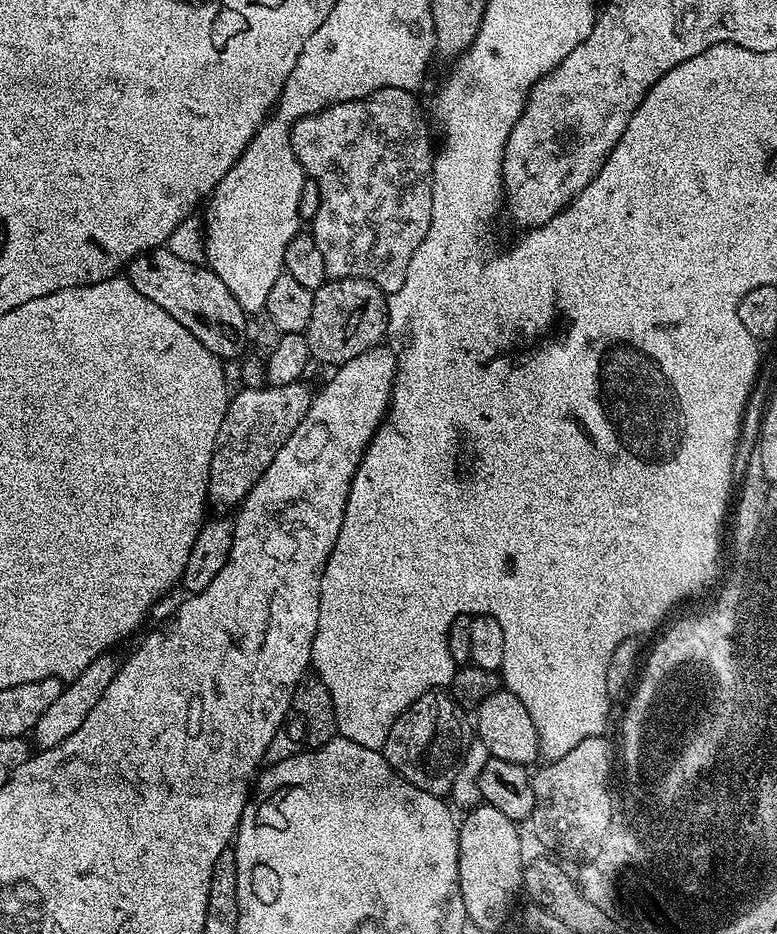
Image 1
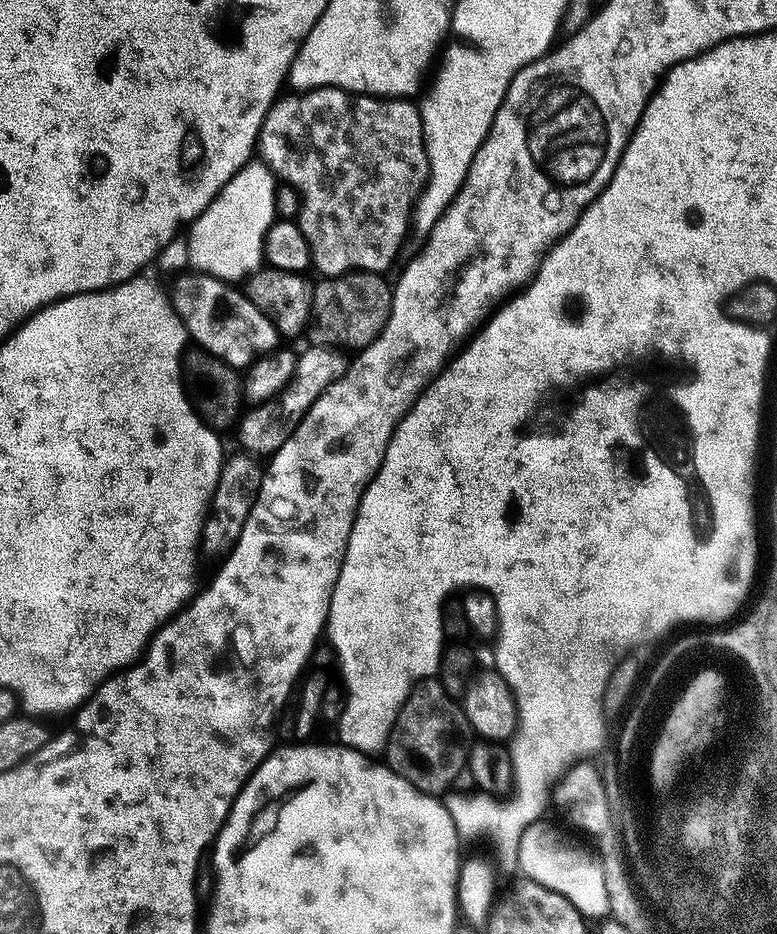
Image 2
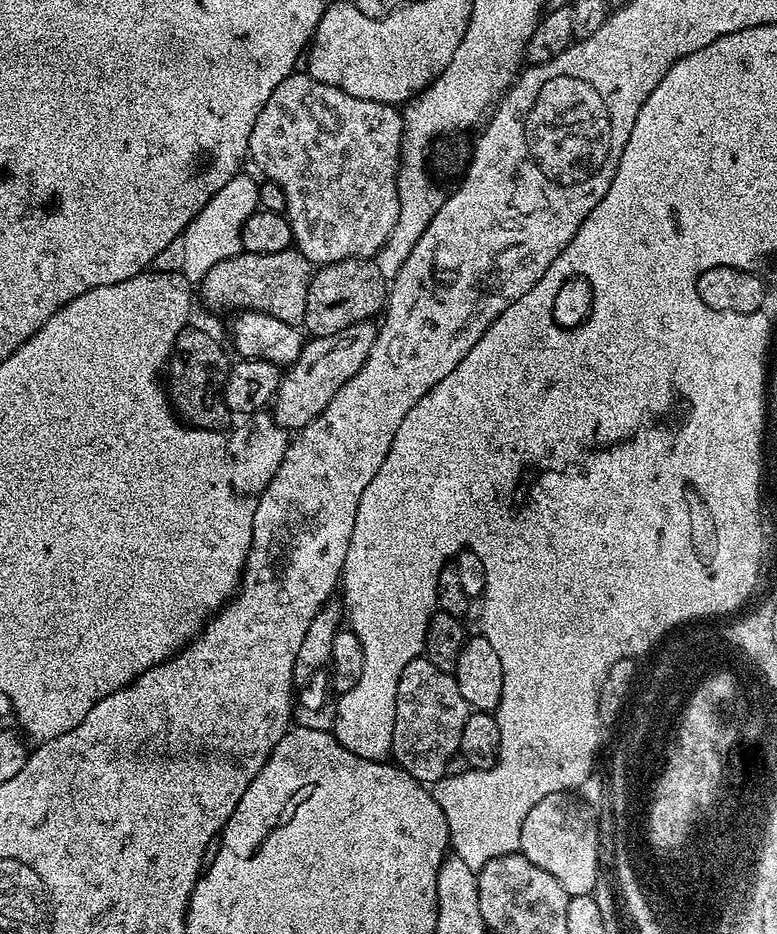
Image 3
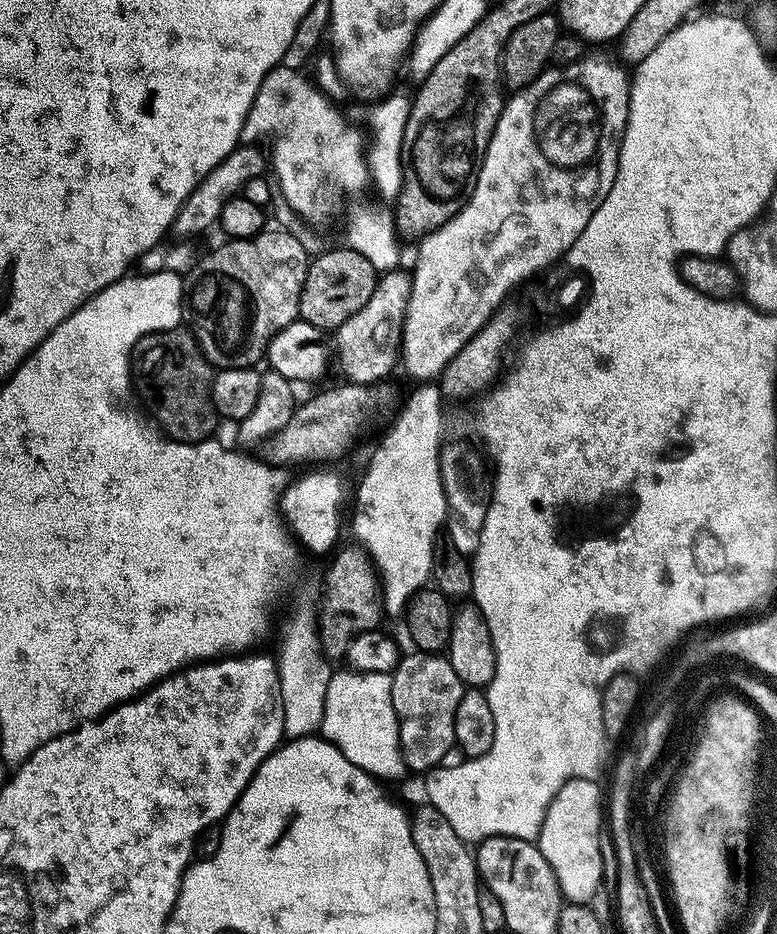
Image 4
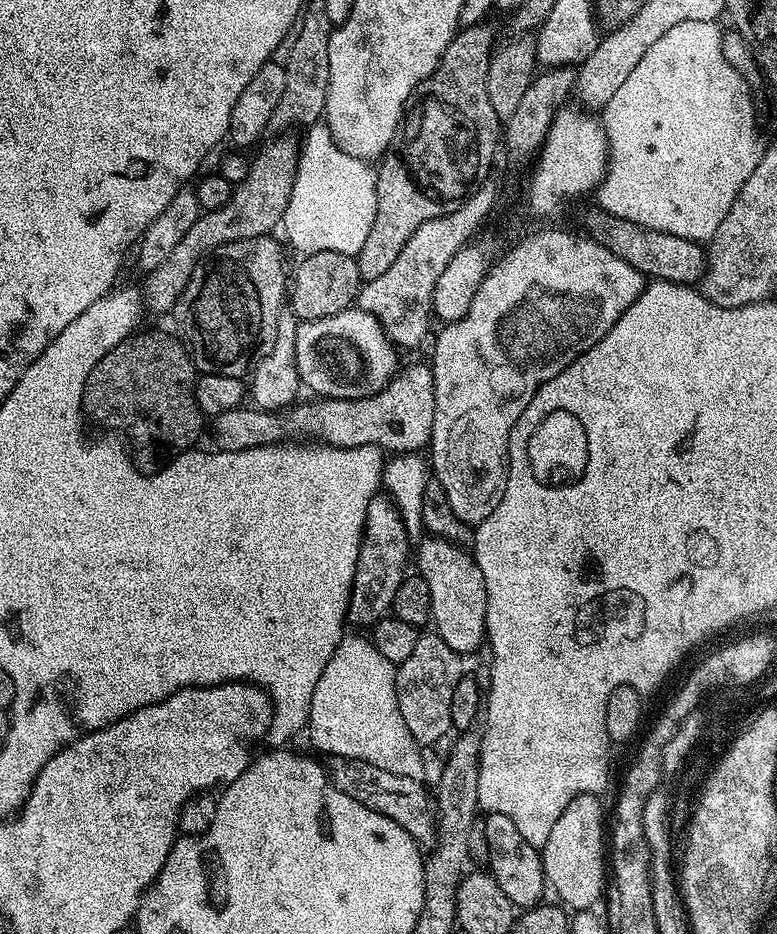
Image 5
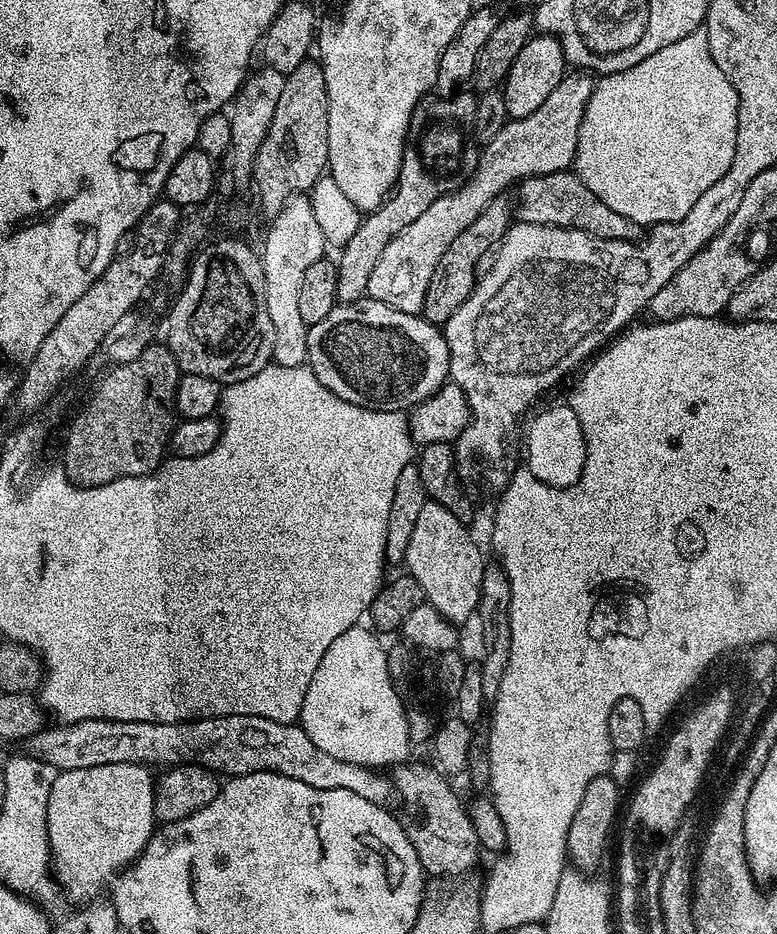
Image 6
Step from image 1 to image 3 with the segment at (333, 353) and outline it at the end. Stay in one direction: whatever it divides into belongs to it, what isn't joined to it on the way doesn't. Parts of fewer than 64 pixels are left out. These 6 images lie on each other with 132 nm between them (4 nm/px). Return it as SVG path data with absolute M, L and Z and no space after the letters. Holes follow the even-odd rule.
M375 259L343 260L333 264L317 267L312 274L310 290L306 294L306 314L302 324L309 337L329 336L346 330L346 326L354 326L363 320L372 320L373 317L385 307L386 304L386 278L378 270Z

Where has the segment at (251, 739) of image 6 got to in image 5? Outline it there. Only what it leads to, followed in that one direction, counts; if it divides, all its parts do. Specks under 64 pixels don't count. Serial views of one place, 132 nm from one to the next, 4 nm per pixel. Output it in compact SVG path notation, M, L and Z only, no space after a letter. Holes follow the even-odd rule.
M333 756L327 761L326 767L328 775L332 778L332 784L338 786L342 794L350 794L354 802L362 802L362 806L390 818L390 822L398 822L398 826L402 826L406 834L413 836L417 844L435 845L438 835L436 802L433 793L423 783L401 775L390 774L381 767L354 758Z

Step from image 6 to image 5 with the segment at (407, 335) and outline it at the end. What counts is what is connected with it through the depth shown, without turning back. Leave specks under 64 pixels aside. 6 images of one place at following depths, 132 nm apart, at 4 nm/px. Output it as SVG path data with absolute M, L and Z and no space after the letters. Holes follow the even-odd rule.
M359 306L347 308L338 314L330 314L330 318L301 320L296 326L296 365L300 382L307 391L309 388L312 394L320 398L353 400L378 394L396 377L396 355L398 349L388 339L380 320Z

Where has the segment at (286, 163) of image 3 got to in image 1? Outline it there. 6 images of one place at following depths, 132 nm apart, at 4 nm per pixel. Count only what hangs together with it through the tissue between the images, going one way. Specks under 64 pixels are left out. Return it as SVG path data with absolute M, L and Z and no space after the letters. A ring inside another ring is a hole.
M384 88L363 100L329 104L292 126L290 139L294 154L304 167L305 177L316 182L321 192L318 212L310 221L310 235L318 242L318 251L333 280L373 280L386 294L402 290L406 266L410 266L414 250L422 246L422 238L430 230L434 144L432 148L424 112L412 96L415 95L406 88Z

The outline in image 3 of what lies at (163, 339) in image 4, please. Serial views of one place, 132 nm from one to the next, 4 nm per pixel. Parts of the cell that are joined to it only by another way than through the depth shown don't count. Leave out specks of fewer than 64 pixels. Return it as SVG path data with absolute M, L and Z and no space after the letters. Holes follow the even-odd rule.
M195 326L181 330L175 351L168 357L166 365L166 391L172 411L183 423L211 432L224 432L233 423L233 413L224 401L224 383L228 380L229 367L230 359L223 346L210 333Z

